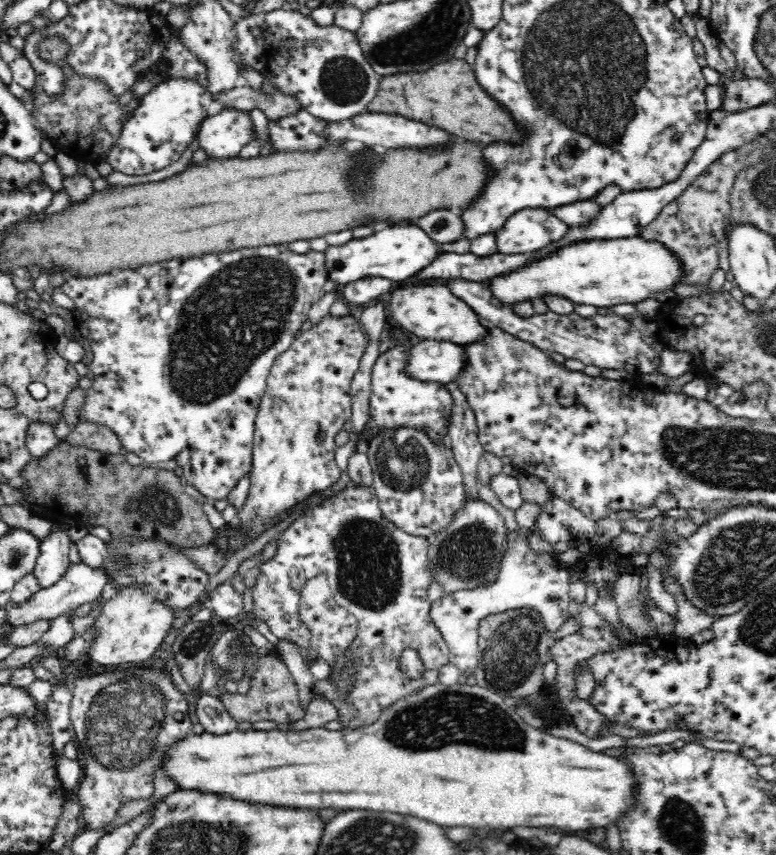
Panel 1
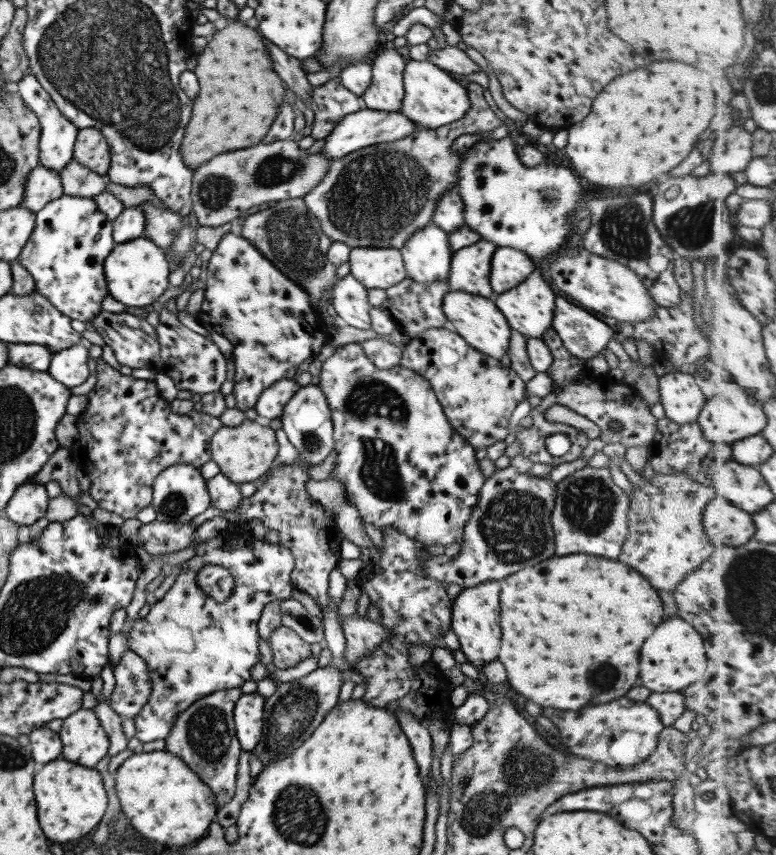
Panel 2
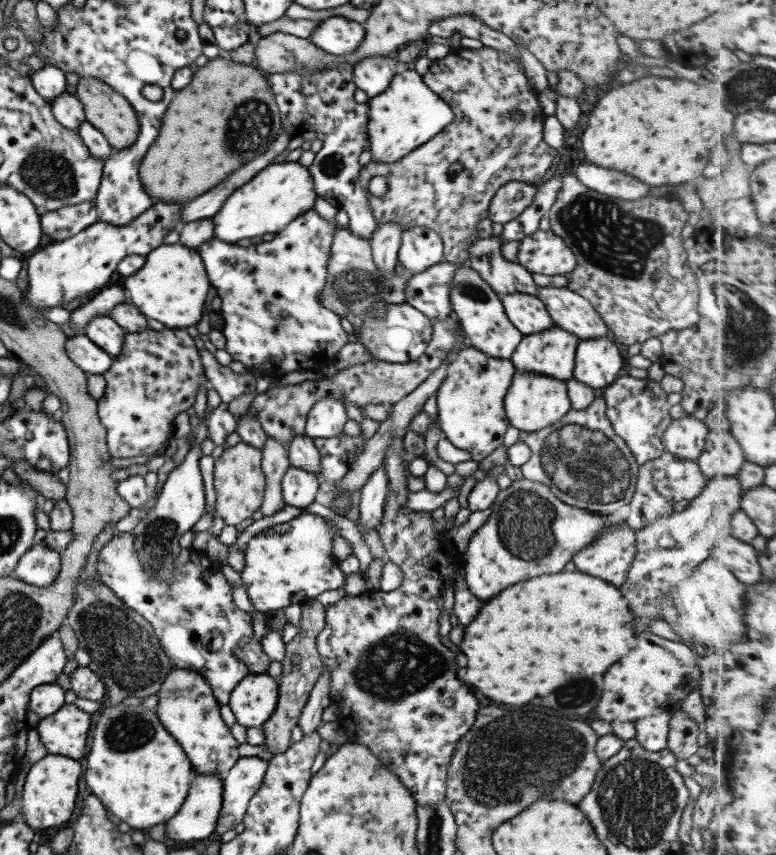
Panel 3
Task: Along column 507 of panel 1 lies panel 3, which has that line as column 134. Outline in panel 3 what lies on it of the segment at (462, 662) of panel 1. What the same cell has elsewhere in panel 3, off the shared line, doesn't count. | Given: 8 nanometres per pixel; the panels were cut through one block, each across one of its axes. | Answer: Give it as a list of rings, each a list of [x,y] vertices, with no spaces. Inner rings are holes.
[[[132,531],[118,534],[97,552],[96,574],[116,598],[140,614],[151,626],[164,655],[176,668],[199,672],[211,687],[220,705],[228,704],[233,687],[247,675],[247,666],[238,659],[237,650],[252,637],[251,614],[238,610],[231,599],[232,585],[219,570],[217,560],[191,546],[187,561],[179,566],[175,580],[161,582],[155,572],[145,572],[135,554]]]

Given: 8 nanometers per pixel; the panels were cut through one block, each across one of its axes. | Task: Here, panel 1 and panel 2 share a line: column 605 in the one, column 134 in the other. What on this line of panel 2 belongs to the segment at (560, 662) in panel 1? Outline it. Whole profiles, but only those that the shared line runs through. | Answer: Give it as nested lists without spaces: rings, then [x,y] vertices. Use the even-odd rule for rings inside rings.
[[[220,536],[209,538],[195,546],[195,554],[189,560],[180,563],[181,569],[171,587],[163,597],[150,607],[142,619],[134,620],[127,632],[127,648],[144,660],[147,674],[151,680],[151,693],[141,710],[133,717],[134,737],[140,742],[151,742],[163,739],[169,734],[175,718],[195,700],[208,694],[240,687],[245,680],[250,680],[250,670],[259,661],[257,652],[257,621],[262,609],[271,602],[289,599],[291,581],[289,574],[293,570],[293,555],[291,551],[277,543],[267,543],[264,539],[245,544],[245,540],[234,538],[223,540]],[[215,564],[221,566],[233,577],[233,592],[223,603],[214,602],[211,596],[203,594],[195,584],[195,575],[203,565]]]

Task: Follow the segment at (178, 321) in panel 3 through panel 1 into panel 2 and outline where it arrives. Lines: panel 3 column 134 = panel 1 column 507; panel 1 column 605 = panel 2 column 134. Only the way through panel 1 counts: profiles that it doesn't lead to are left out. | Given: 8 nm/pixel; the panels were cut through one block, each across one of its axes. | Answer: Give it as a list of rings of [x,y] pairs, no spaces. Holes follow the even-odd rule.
[[[146,237],[116,244],[103,261],[106,289],[113,299],[127,306],[137,308],[155,304],[157,298],[169,287],[167,276],[170,268],[165,250],[153,244]]]

